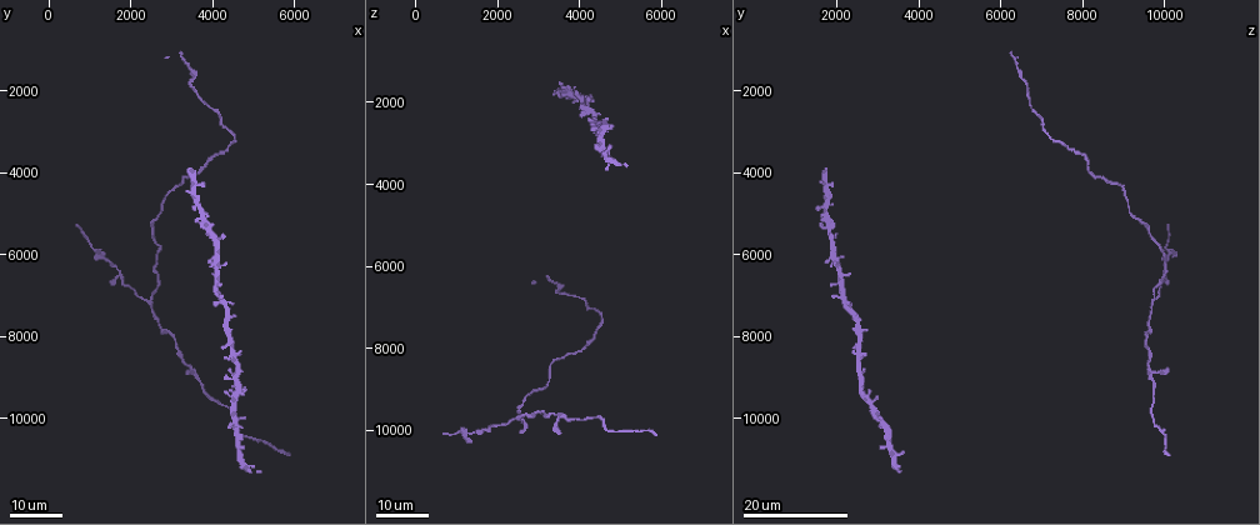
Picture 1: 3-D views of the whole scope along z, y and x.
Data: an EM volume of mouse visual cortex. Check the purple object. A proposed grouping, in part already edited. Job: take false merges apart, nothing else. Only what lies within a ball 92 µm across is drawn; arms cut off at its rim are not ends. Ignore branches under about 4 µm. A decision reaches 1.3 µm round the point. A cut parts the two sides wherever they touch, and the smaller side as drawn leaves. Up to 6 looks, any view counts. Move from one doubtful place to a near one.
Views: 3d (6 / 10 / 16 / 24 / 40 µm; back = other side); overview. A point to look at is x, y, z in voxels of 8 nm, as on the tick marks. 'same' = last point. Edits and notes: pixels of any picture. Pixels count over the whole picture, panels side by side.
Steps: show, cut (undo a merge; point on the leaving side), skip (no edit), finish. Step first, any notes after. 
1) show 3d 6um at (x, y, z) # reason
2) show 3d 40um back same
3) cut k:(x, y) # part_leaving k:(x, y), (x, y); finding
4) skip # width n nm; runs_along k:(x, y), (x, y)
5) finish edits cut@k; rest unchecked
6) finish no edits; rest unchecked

show 3d 16um at (3500, 8850, 9750) # four or more arms meet

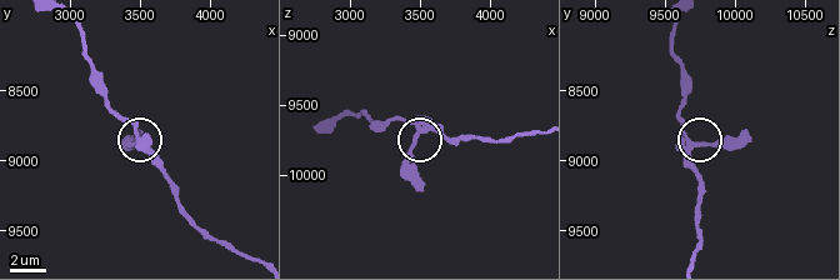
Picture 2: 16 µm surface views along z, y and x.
show 3d 6um at (3480, 8880, 9740)

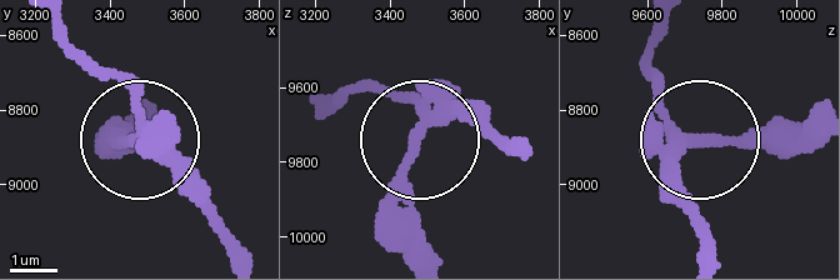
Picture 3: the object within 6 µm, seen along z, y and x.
skip # arms 4; runs_along 3:(333, 98), (373, 85), (416, 110), (409, 253); all the same cell

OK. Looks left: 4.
show 3d 16um at (2400, 7250, 9750) # three arms meet

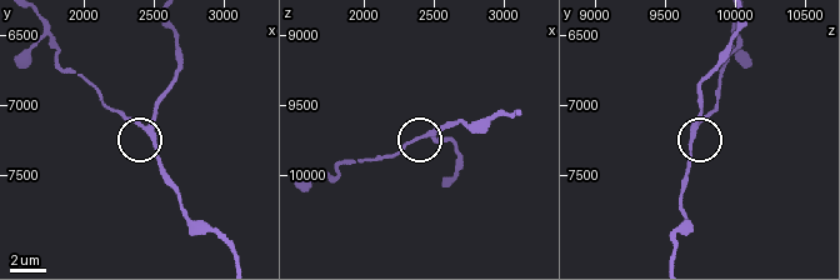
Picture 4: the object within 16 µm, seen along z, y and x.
show 3d 6um at (2460, 7160, 9720)

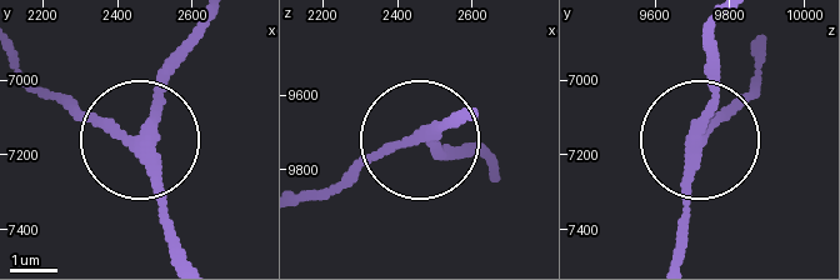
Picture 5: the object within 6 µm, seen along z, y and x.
skip # side_arm 23 um; runs_along 5:(716, 20), (701, 140), (756, 84); all the same cell

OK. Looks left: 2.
show 3d 16um at (1700, 6500, 9950) # two arms at a narrow angle

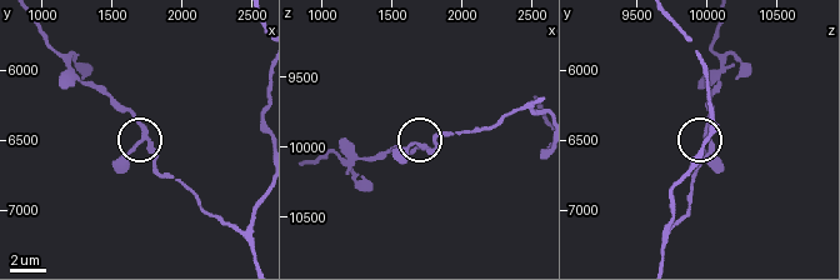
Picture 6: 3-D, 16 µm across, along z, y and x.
show 3d 10um at (1700, 6520, 9980)

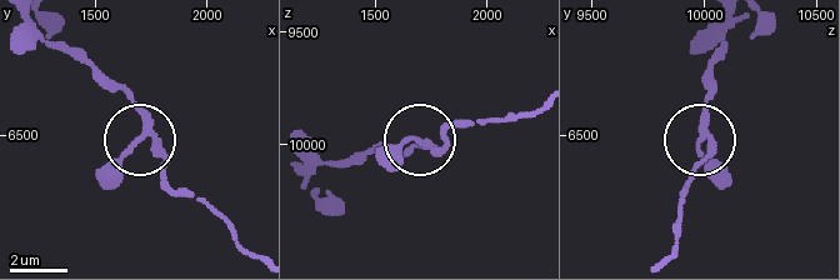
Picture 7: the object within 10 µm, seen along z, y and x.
skip # width 210 nm; continuous, no second cell

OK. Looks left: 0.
finish no edits; rest unchecked

